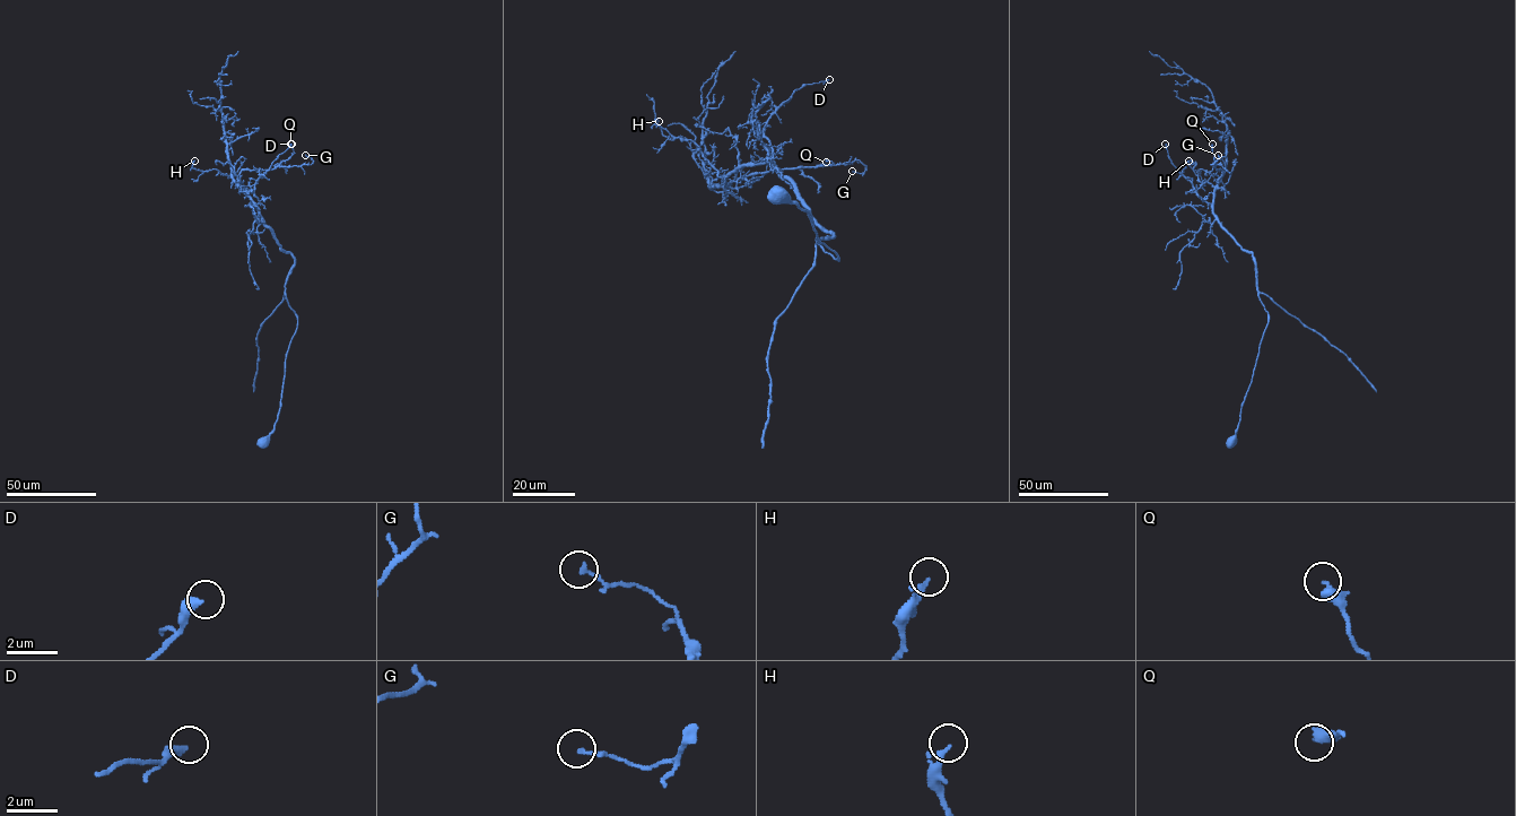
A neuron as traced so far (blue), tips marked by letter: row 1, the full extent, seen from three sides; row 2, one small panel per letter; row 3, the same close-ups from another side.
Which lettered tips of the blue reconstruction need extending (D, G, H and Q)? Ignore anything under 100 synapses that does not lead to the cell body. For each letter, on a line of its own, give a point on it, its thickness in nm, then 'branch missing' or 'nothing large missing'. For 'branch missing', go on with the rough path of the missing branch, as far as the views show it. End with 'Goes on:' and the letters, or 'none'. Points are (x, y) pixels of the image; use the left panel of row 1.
D: (292, 144) | 380 nm | nothing large missing
G: (305, 155) | 150 nm | nothing large missing
H: (194, 161) | 200 nm | nothing large missing
Q: (290, 144) | 380 nm | nothing large missing
Goes on: none

